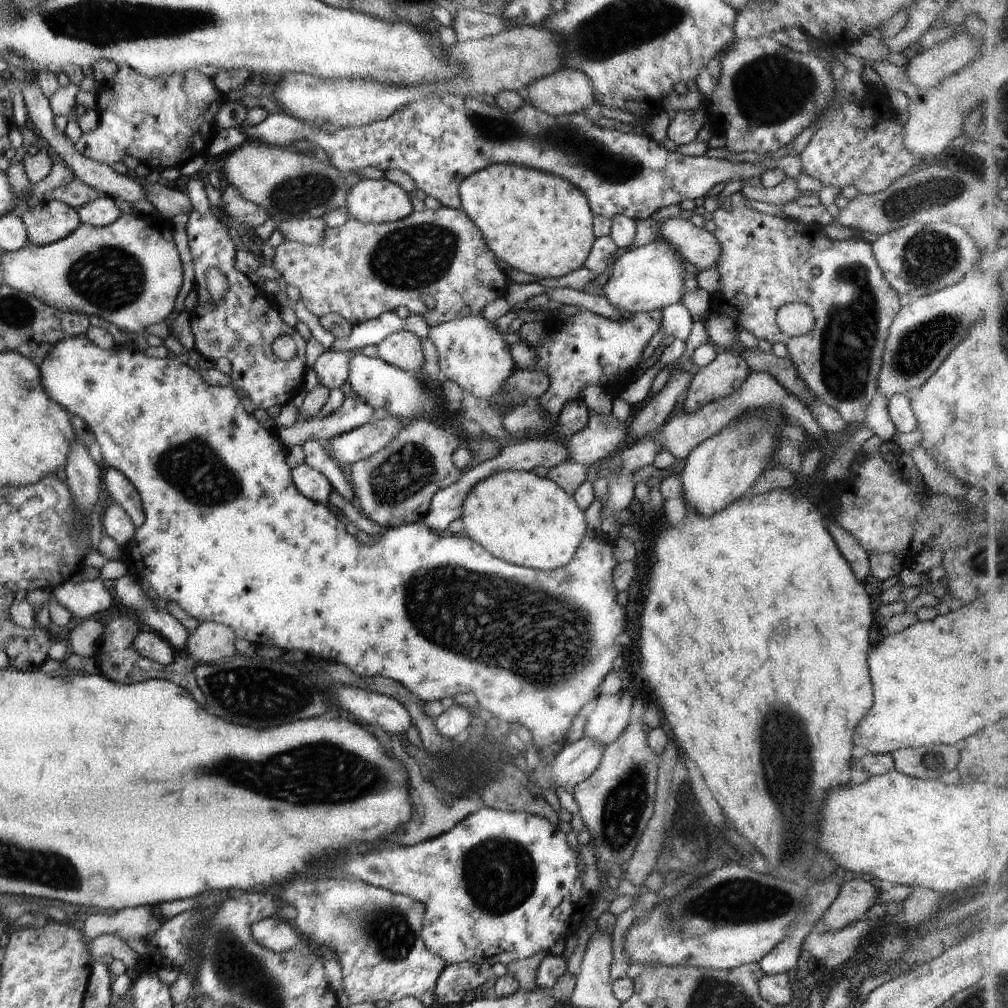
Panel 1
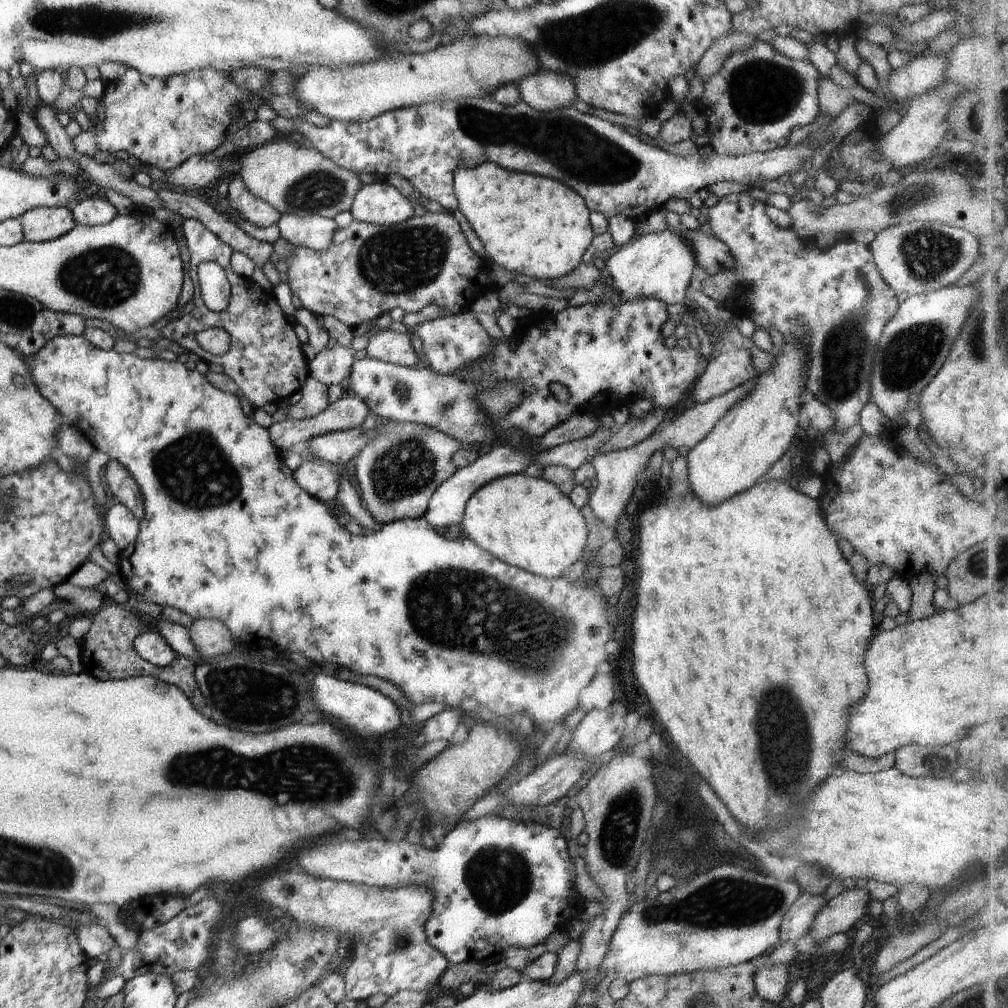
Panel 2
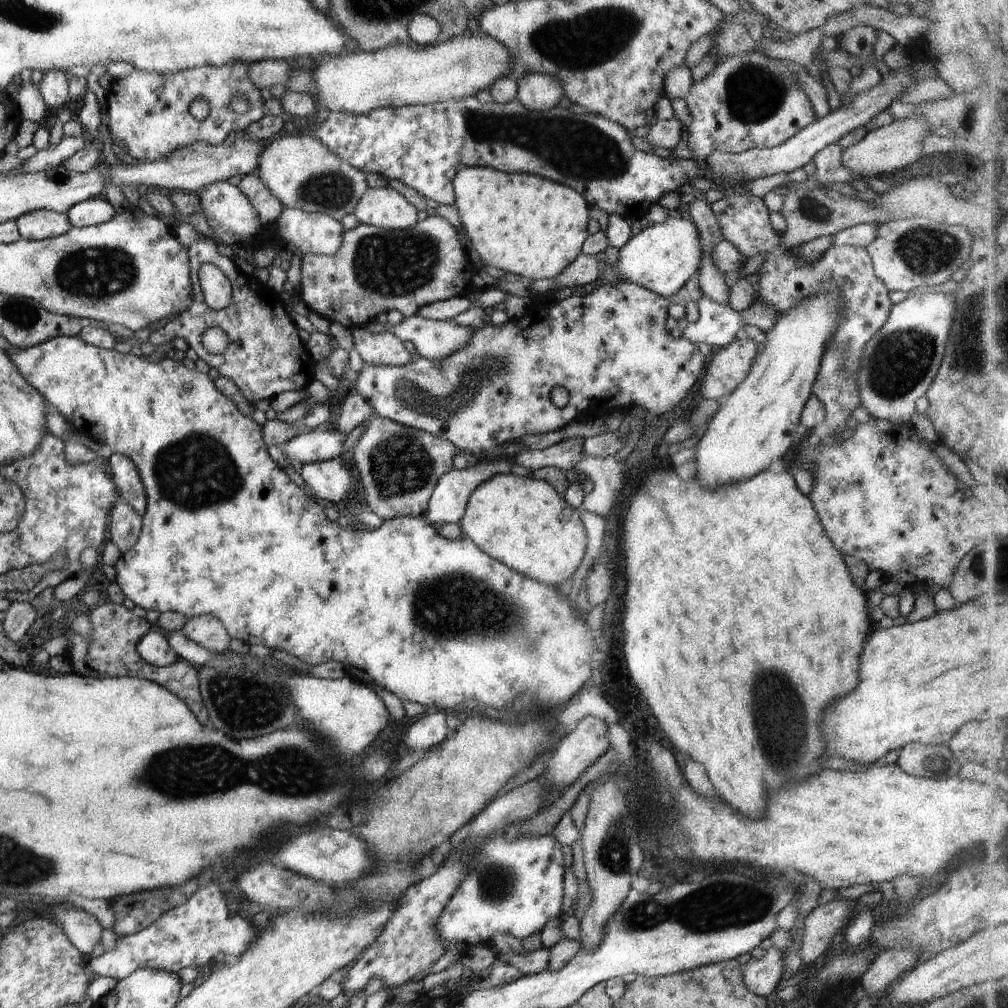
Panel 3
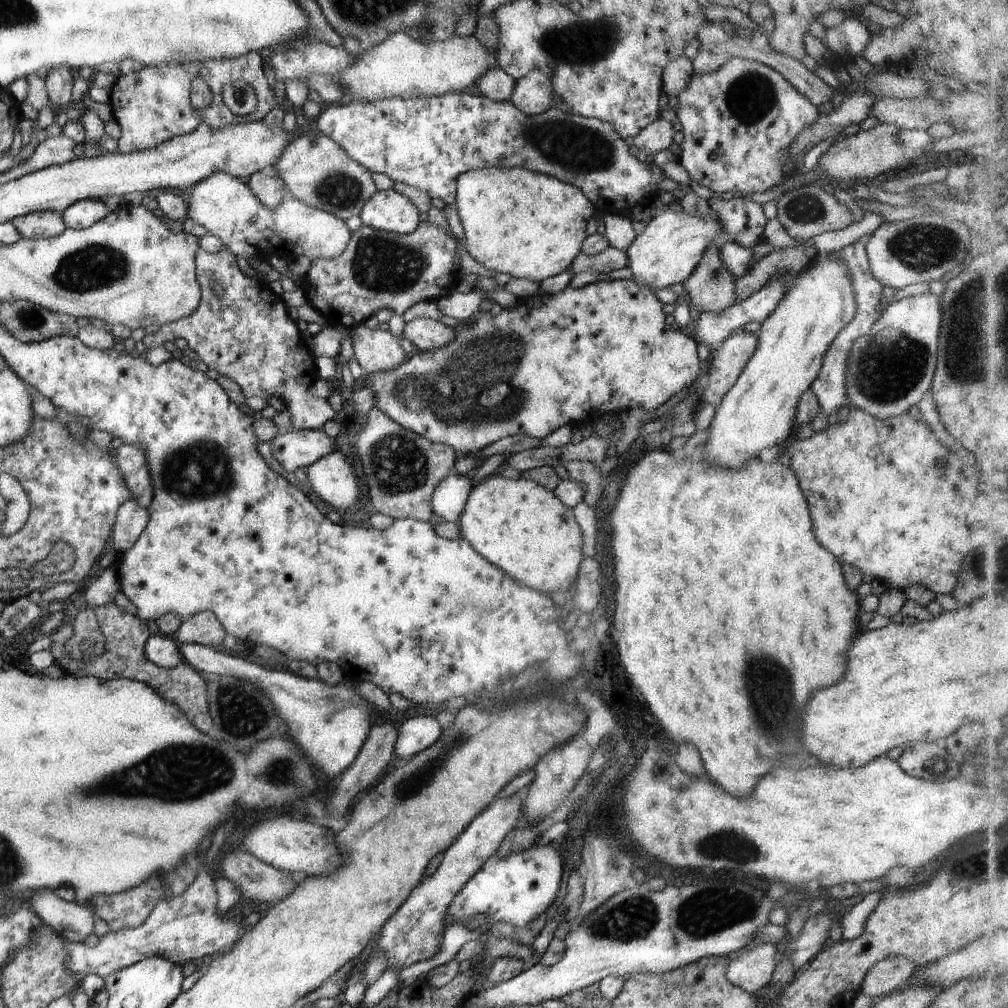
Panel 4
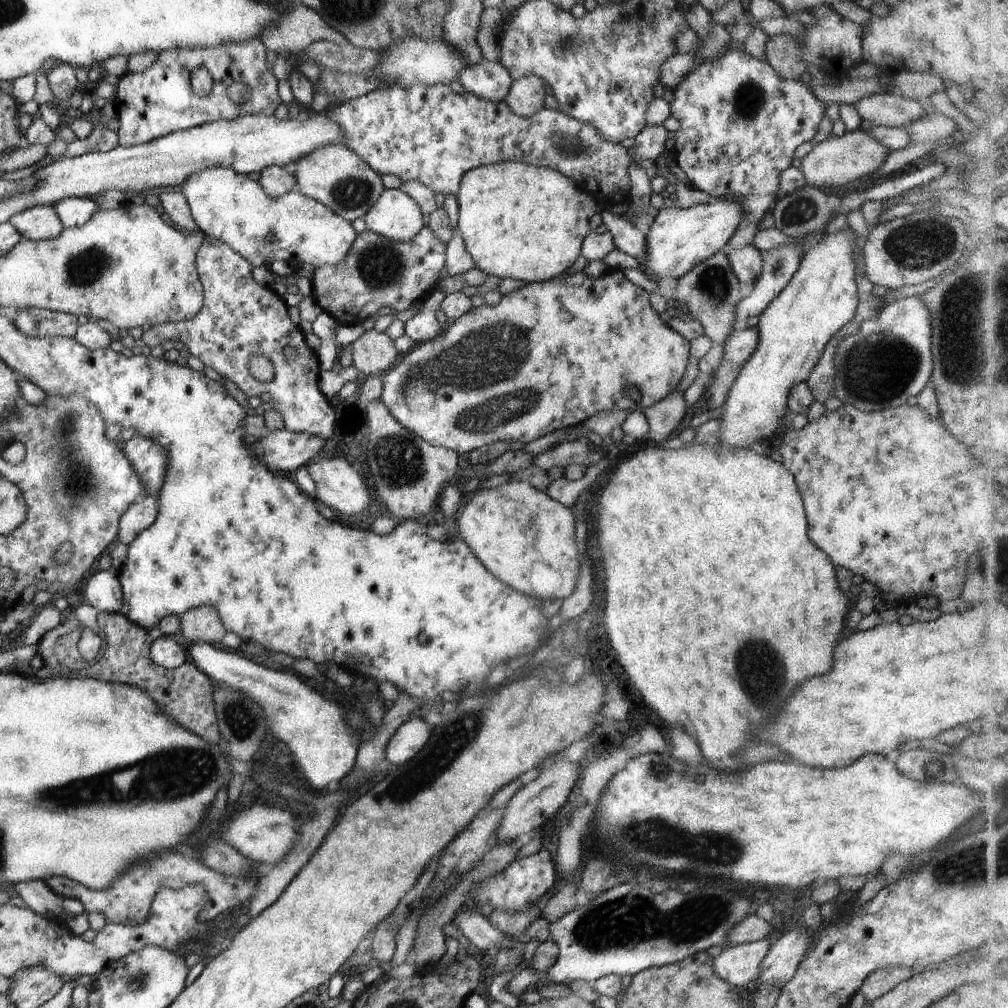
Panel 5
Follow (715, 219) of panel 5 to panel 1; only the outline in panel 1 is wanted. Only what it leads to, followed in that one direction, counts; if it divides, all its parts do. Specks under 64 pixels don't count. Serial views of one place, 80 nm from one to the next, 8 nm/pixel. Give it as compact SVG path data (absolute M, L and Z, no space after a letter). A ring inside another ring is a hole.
M665 240L651 242L638 249L626 251L620 257L614 257L612 274L602 289L602 295L617 308L623 310L624 316L635 315L655 310L662 310L668 305L680 303L686 288L683 278L686 276L680 260L684 259L680 253L668 245Z

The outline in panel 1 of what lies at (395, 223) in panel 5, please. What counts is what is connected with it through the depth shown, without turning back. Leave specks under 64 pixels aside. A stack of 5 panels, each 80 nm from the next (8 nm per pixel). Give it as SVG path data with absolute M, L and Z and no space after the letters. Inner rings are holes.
M385 177L361 179L349 188L345 201L350 218L369 225L393 223L414 212L408 193Z

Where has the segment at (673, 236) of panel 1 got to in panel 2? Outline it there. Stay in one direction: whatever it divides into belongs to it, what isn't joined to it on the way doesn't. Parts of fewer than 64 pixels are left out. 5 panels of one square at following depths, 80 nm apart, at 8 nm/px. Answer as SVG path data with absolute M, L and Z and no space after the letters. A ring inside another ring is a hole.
M682 228L681 236L691 248L696 266L706 272L706 275L710 276L718 274L718 272L733 270L735 265L733 256L729 246L726 246L721 240L712 235L704 234L700 230L687 228Z

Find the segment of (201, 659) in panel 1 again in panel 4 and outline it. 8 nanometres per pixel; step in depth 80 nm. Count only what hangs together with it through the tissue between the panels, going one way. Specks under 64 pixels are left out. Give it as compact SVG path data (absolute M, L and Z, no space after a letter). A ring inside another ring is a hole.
M202 611L181 622L175 639L180 643L198 643L218 648L226 635L227 632L216 615L210 611Z

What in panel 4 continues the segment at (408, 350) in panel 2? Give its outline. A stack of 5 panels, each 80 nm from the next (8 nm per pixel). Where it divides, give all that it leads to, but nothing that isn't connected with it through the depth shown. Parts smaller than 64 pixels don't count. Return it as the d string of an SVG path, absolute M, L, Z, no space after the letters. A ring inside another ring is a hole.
M359 324L351 328L351 340L355 352L354 356L360 363L360 366L365 370L365 375L398 368L398 365L401 365L409 358L409 354L405 353L398 344L398 338L389 330L371 330L365 325Z

